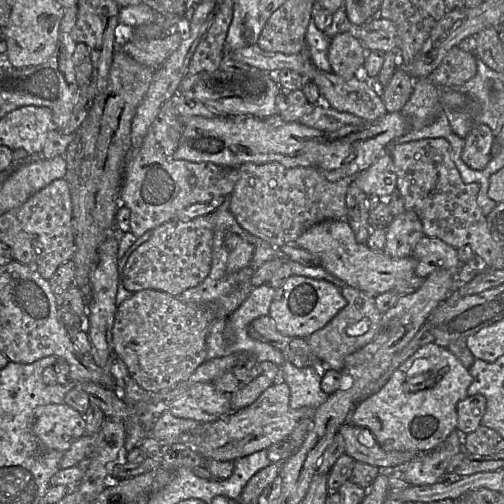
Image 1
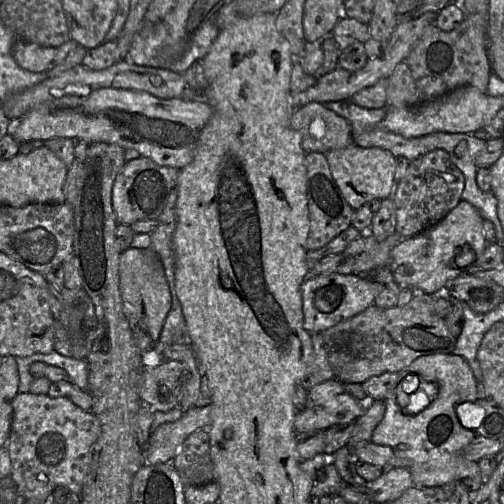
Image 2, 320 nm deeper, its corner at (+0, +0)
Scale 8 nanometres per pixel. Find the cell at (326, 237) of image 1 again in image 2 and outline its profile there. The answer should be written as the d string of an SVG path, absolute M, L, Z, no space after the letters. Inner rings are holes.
M461 200L439 223L412 238L403 239L391 252L389 266L400 289L411 287L425 294L439 295L446 283L462 274L474 274L479 270L480 257L488 244L483 232L483 217L469 202Z

